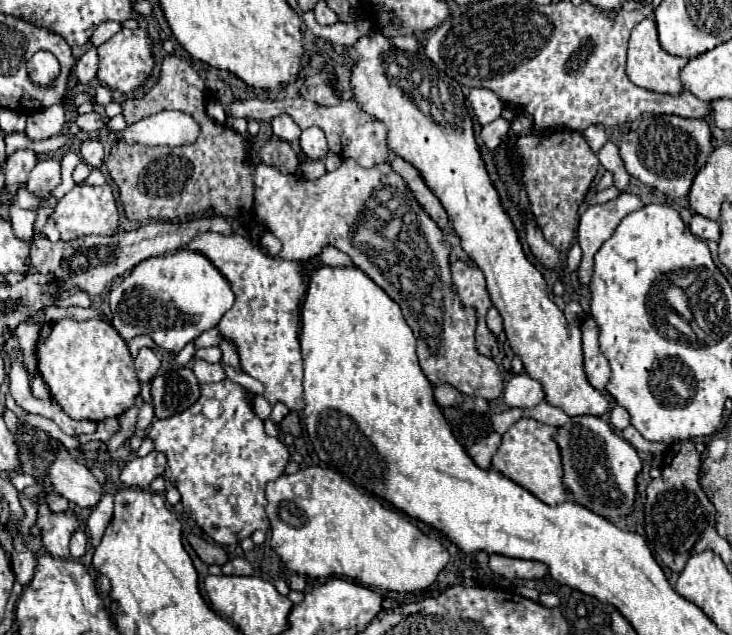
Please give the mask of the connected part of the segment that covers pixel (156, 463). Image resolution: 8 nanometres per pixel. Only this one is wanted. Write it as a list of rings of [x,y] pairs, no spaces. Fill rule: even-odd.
[[[157,450],[149,452],[143,458],[133,458],[121,472],[121,484],[123,486],[137,486],[147,488],[153,478],[163,474],[165,470],[165,456]]]

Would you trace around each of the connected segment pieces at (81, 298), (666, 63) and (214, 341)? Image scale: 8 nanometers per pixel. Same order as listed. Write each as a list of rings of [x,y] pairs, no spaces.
[[[77,291],[73,295],[57,300],[57,304],[55,304],[58,308],[65,308],[69,306],[79,306],[82,308],[88,308],[91,305],[91,301],[86,292]]]
[[[651,16],[641,20],[633,28],[631,40],[629,40],[629,50],[627,50],[627,76],[633,84],[647,88],[647,90],[653,90],[653,92],[661,92],[661,94],[679,94],[683,90],[681,80],[679,80],[679,72],[681,72],[681,66],[685,66],[685,62],[687,62],[687,58],[671,56],[659,46],[657,26]]]
[[[211,328],[211,330],[203,332],[193,344],[195,344],[195,348],[205,348],[205,346],[217,346],[221,340],[223,340],[223,338],[221,338],[219,330],[217,330],[217,328]]]

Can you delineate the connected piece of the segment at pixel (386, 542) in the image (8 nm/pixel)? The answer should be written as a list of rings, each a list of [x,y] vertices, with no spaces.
[[[309,466],[295,474],[279,476],[265,486],[265,498],[269,502],[267,516],[271,520],[271,548],[281,556],[285,566],[297,574],[311,578],[345,576],[363,586],[375,586],[381,592],[417,592],[431,586],[449,562],[449,554],[439,540],[425,536],[403,512],[361,492],[353,482],[329,468]]]

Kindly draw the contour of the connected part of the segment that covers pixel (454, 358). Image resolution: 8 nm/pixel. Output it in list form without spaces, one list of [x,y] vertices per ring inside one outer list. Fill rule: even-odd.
[[[345,158],[335,172],[325,172],[317,180],[301,180],[291,172],[283,172],[275,166],[267,166],[261,162],[255,166],[253,182],[255,216],[269,232],[273,232],[281,240],[283,250],[277,254],[279,258],[309,260],[313,256],[319,256],[323,246],[339,248],[341,252],[351,256],[355,266],[361,268],[401,306],[403,316],[417,338],[419,364],[433,386],[451,384],[465,394],[481,396],[487,400],[495,400],[501,396],[503,376],[497,362],[477,354],[475,348],[475,310],[463,308],[457,298],[457,292],[453,290],[449,274],[451,246],[449,242],[445,242],[437,224],[425,214],[425,210],[421,210],[417,200],[409,194],[401,176],[395,174],[387,162],[363,168],[353,158]],[[365,210],[369,210],[377,218],[377,238],[355,238],[355,234],[365,226]]]

